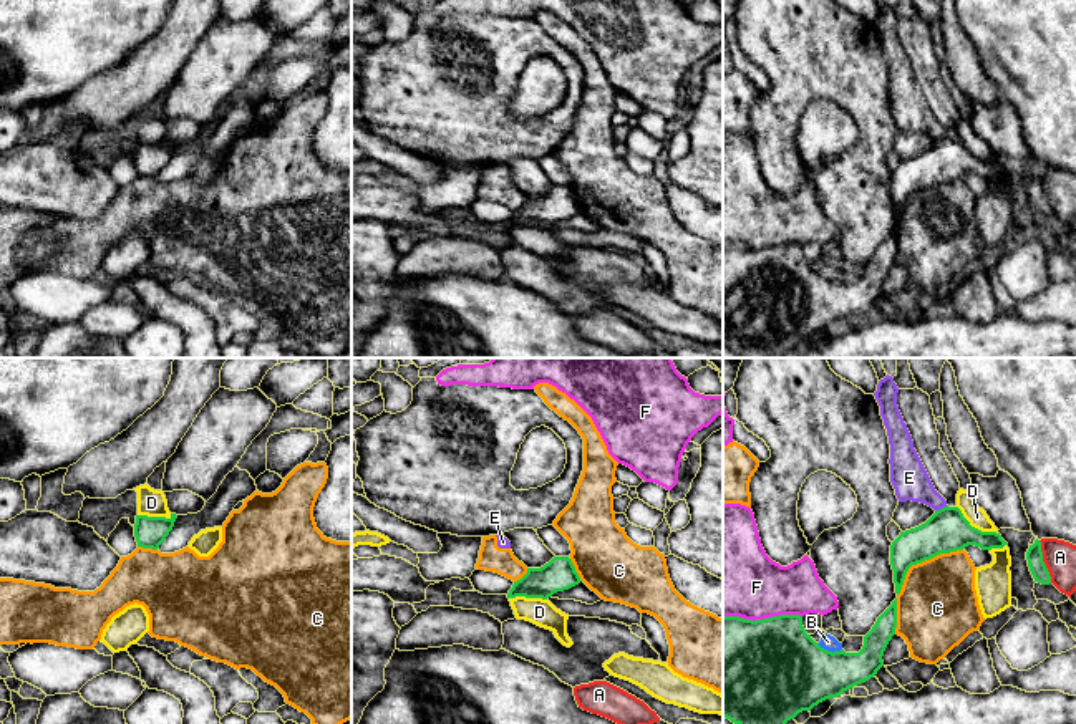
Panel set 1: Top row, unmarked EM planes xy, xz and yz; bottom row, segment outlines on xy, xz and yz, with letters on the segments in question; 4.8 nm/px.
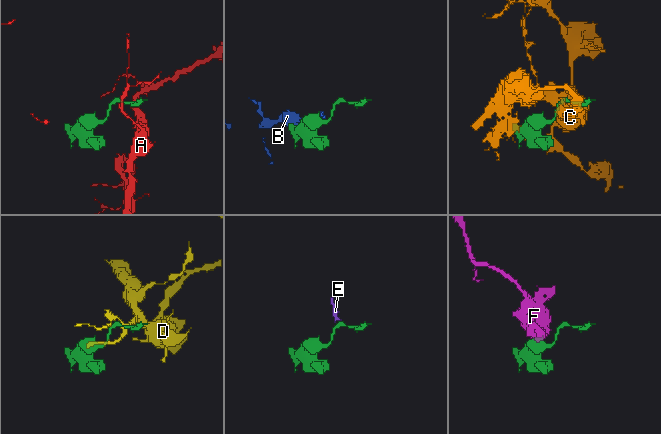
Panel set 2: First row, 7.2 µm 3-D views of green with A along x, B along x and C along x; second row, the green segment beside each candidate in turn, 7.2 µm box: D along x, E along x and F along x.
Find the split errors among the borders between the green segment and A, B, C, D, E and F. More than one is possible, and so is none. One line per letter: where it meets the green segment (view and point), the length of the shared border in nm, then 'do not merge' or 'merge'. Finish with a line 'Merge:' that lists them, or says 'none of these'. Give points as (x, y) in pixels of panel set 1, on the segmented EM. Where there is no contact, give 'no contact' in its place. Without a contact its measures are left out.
A: meets green in yz at (1043, 562); contact 220 nm long; do not merge
B: meets green in yz at (829, 651); contact 120 nm long; do not merge
C: meets green in yz at (922, 560); contact 400 nm long; do not merge
D: meets green in yz at (974, 527); contact 240 nm long; do not merge
E: meets green in yz at (940, 509); contact 70 nm long; do not merge
F: meets green in yz at (763, 620); contact 380 nm long; do not merge
Merge: none of these

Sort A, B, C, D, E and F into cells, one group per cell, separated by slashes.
A / B / C E / D / F

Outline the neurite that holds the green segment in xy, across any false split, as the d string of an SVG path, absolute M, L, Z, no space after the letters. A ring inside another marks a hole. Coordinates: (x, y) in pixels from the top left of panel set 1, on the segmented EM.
M171 514L169 519L136 515L134 537L138 547L158 550L172 530L176 519L176 514Z

